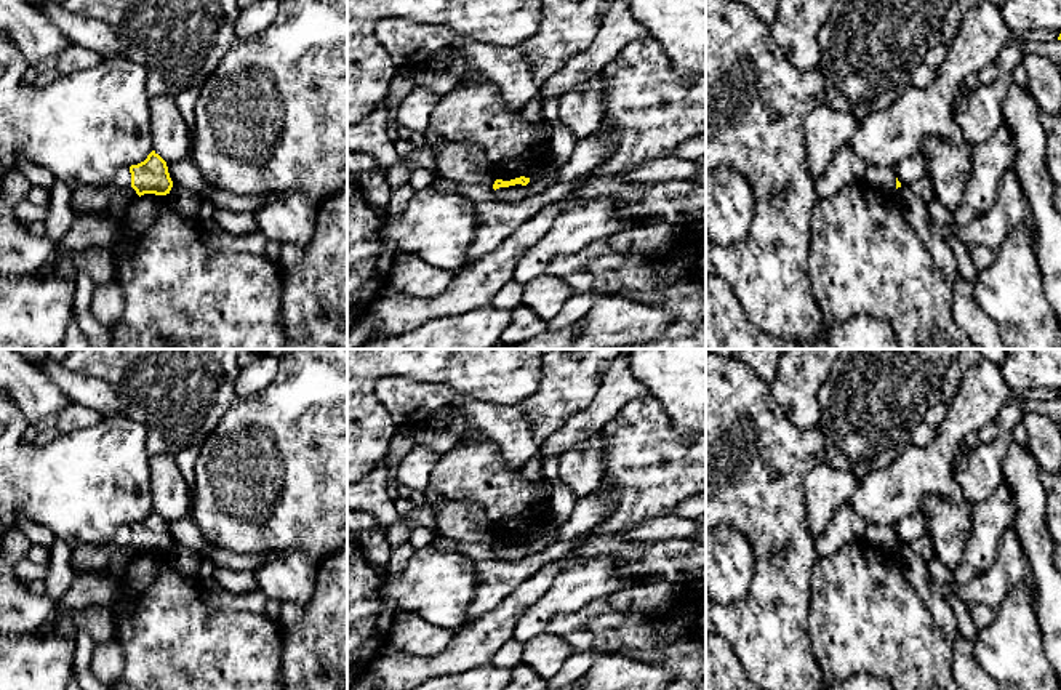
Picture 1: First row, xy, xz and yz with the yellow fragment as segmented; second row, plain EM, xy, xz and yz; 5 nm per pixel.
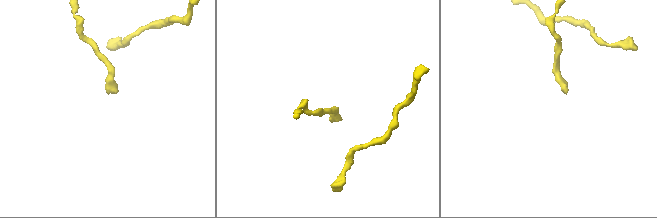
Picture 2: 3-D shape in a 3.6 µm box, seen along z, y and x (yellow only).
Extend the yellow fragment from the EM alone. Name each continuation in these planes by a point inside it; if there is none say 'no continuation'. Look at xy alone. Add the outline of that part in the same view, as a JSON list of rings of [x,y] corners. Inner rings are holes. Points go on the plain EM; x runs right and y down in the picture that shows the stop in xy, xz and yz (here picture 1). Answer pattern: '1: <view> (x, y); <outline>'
no continuation

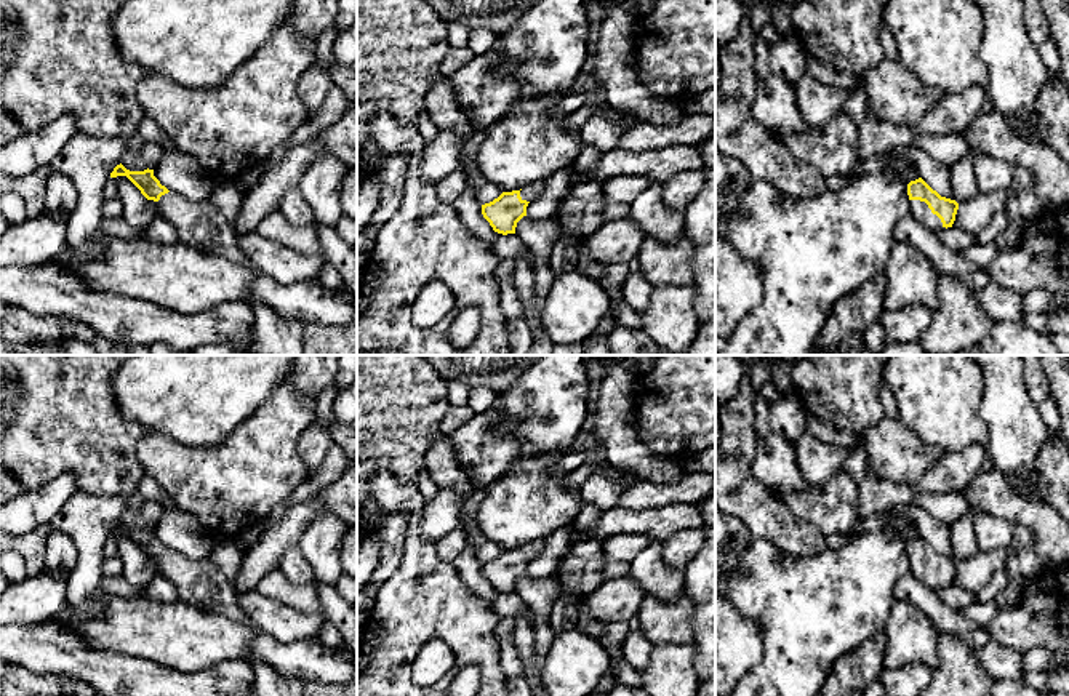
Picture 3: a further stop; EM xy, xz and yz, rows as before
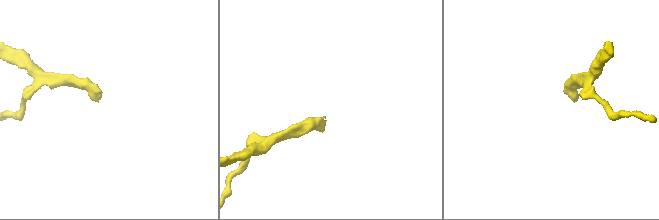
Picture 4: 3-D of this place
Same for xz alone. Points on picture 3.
1: xz (530, 551); [[[544,539],[526,544],[520,549],[522,558],[531,560],[544,549]]]

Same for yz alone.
1: yz (919, 568); [[[909,558],[909,565],[911,574],[925,587],[931,589],[933,592],[938,592],[939,589],[946,587],[941,578],[931,571],[925,560]]]

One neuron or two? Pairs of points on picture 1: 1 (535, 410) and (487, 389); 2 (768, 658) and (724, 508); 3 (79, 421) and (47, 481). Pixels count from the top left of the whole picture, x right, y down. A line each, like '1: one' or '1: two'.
1: two
2: one
3: two

